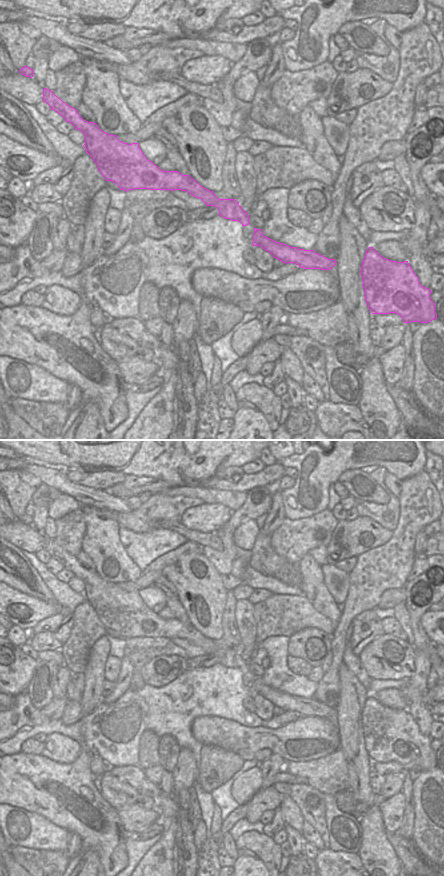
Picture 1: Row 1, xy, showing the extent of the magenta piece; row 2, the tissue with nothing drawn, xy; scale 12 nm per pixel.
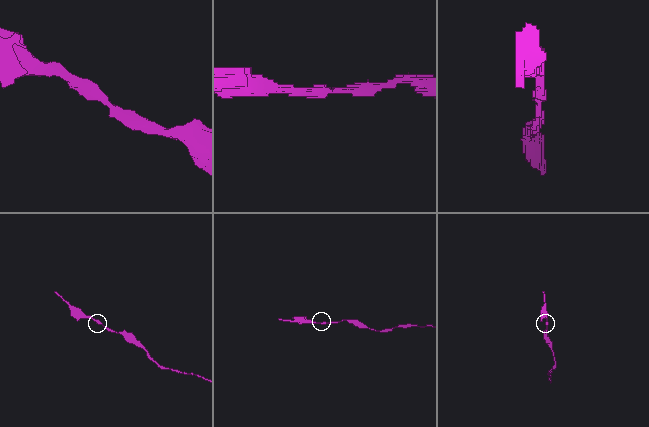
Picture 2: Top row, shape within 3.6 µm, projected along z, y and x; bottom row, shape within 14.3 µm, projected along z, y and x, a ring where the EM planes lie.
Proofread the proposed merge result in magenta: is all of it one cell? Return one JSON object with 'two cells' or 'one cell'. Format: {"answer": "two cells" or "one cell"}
{"answer": "one cell"}

